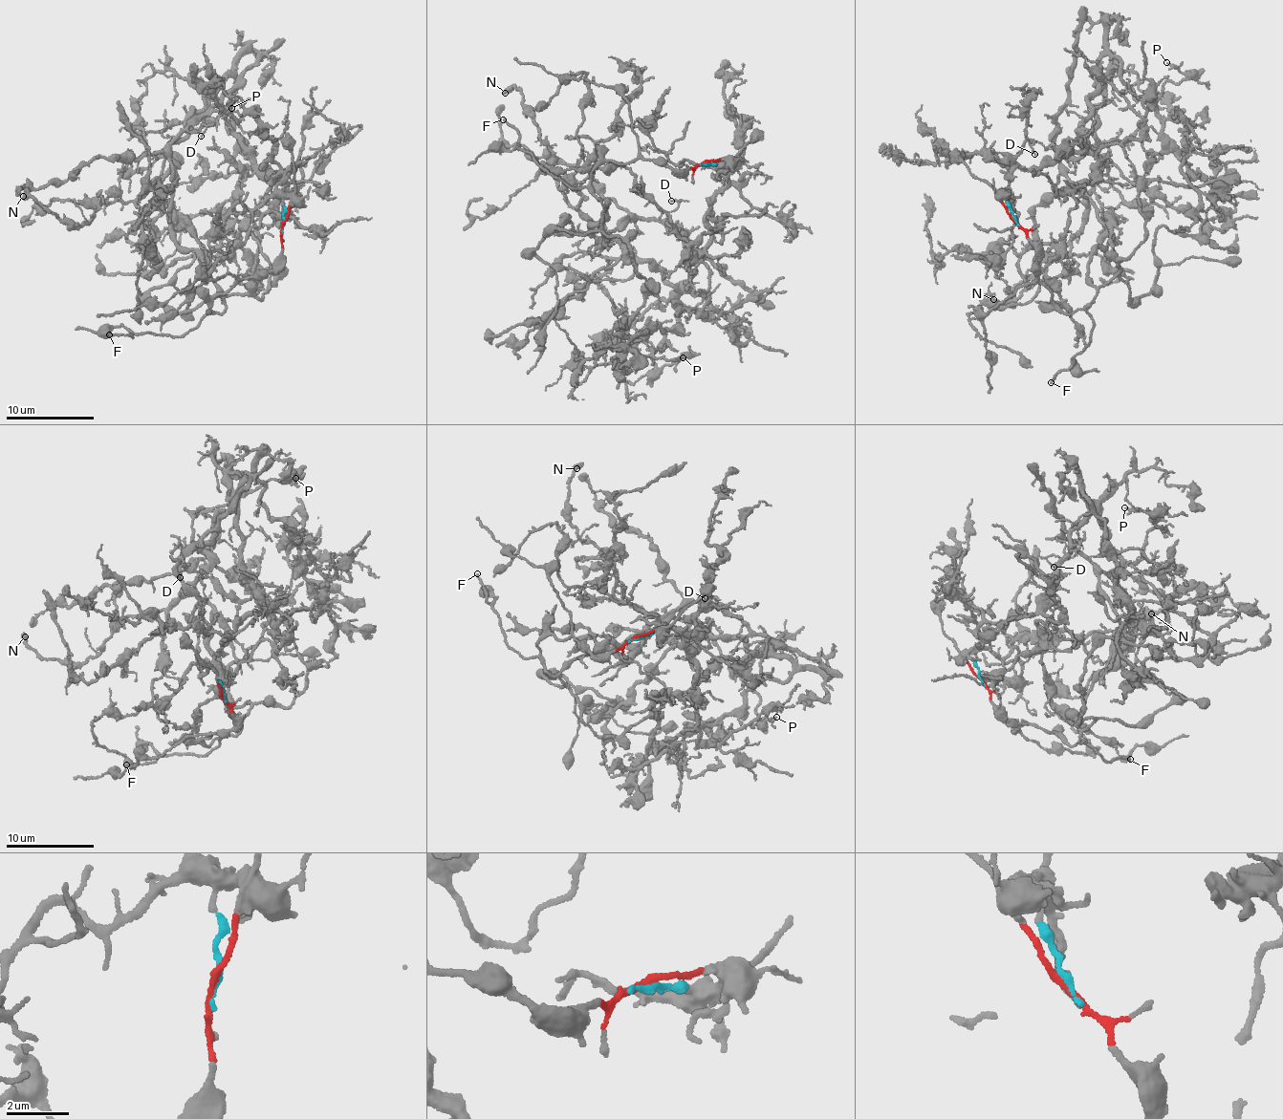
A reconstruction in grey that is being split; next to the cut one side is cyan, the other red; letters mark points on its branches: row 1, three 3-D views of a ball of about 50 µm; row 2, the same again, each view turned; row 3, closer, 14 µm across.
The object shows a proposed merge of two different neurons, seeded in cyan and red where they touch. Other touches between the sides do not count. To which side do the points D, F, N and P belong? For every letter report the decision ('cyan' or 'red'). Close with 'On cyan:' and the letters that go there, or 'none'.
D: red
F: red
N: cyan
P: cyan
On cyan: N, P

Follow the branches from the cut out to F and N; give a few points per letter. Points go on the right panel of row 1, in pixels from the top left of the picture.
F: (1015, 220), (1038, 255), (1038, 280), (1054, 304), (1065, 313), (1084, 311), (1094, 325), (1071, 366), (1050, 383)
N: (1015, 220), (1012, 170), (1082, 152), (1088, 98), (1101, 89), (1098, 173), (1080, 228), (1019, 296), (994, 298)

